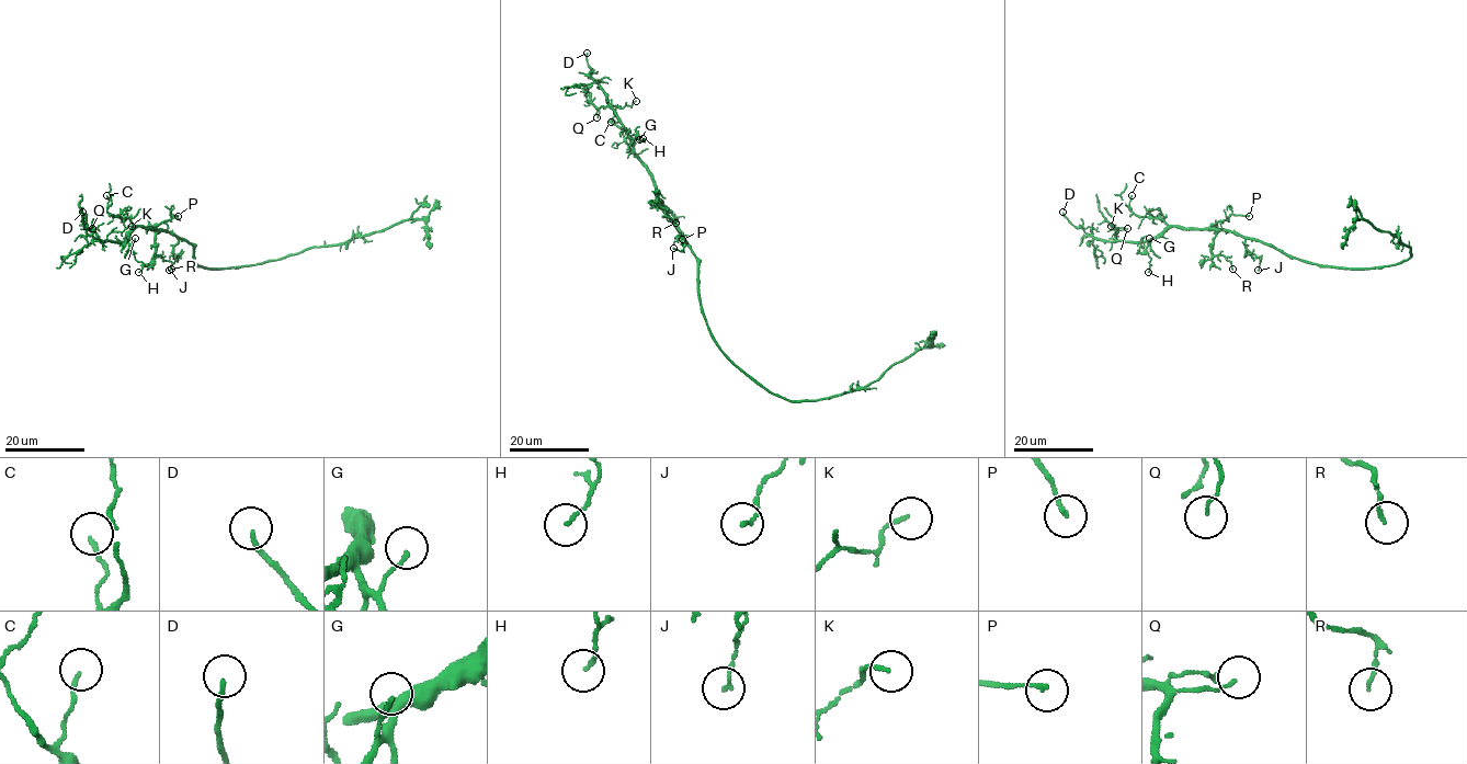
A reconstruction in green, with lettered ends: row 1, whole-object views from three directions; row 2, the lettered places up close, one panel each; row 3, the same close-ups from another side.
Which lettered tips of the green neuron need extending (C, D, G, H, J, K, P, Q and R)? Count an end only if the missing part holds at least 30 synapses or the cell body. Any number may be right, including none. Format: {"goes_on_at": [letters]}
{"goes_on_at": ["D"]}

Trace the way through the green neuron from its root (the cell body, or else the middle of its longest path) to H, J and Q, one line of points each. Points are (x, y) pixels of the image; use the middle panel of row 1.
H: (703, 311), (697, 259), (658, 197), (652, 173), (634, 151), (632, 140), (637, 136), (643, 138)
J: (703, 311), (697, 259), (682, 235), (678, 237), (683, 250), (673, 248)
Q: (703, 311), (697, 259), (658, 197), (652, 173), (634, 151), (618, 116), (607, 106), (601, 106), (596, 117)

